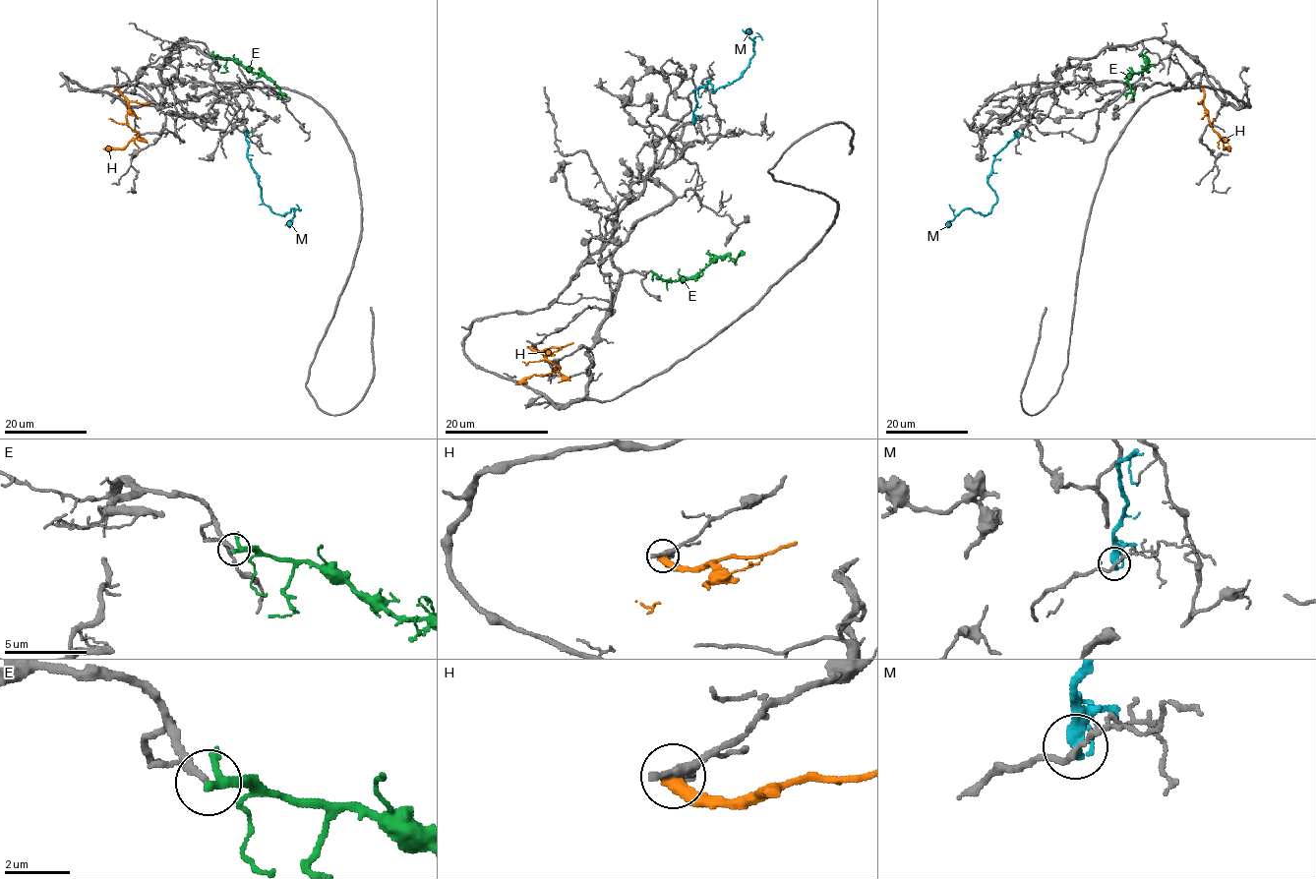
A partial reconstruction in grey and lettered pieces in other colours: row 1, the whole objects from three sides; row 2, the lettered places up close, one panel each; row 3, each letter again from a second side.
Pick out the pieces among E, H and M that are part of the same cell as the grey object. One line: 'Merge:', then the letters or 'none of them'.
Merge: none of them

